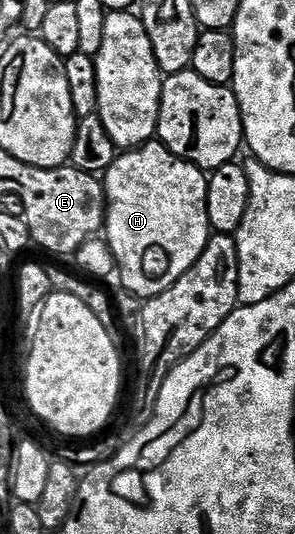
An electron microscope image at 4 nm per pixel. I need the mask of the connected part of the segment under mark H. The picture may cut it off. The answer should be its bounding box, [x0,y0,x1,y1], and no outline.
[101,141,212,301]

